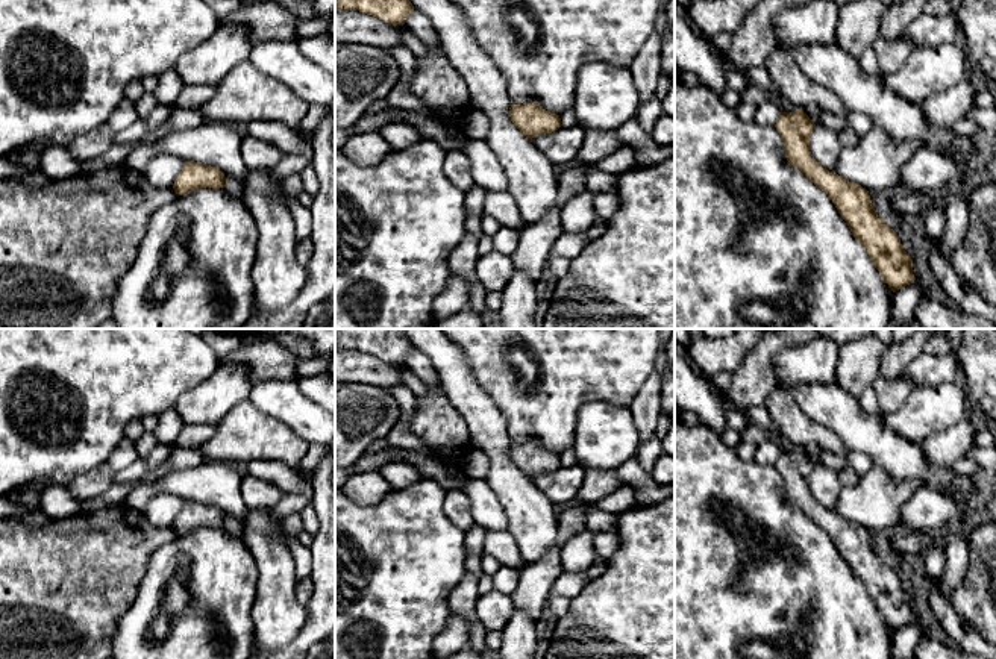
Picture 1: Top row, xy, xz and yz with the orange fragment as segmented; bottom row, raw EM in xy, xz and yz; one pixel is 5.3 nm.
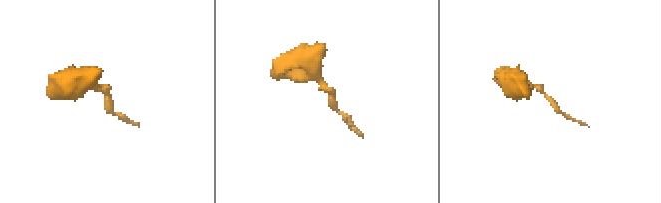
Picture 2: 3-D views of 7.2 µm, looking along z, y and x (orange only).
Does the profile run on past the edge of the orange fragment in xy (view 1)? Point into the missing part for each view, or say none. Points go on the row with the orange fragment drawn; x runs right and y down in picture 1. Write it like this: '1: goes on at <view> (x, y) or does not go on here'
1: does not go on here

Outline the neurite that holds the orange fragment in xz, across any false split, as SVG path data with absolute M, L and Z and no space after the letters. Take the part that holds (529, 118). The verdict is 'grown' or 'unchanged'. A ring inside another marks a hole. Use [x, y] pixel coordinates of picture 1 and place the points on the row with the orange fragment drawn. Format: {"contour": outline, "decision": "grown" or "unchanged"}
{"contour": "M535 102L511 105L509 117L515 127L529 139L552 133L561 127L559 115L543 109Z", "decision": "unchanged"}

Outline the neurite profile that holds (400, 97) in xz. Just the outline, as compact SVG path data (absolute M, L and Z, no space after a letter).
M397 45L387 50L396 59L400 68L400 80L387 97L388 106L434 117L435 112L432 108L426 106L409 91L409 83L415 74L418 58L405 45Z

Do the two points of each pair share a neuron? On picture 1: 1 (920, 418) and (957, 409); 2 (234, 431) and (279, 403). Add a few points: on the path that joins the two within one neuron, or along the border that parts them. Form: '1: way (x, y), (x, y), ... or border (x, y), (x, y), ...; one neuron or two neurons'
1: way (930, 409), (948, 409); one neuron
2: border (249, 399), (259, 409), (282, 420), (294, 432); two neurons

